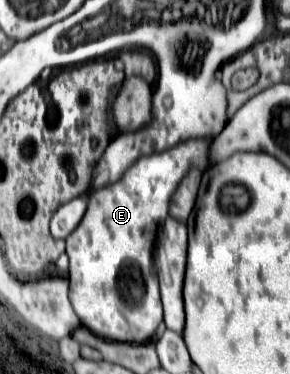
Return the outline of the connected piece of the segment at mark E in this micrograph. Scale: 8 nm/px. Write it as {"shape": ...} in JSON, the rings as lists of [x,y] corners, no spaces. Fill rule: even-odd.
{"shape":[[[187,139],[171,149],[161,153],[151,153],[139,157],[125,175],[103,189],[91,191],[89,207],[77,229],[67,237],[67,255],[69,255],[69,299],[79,315],[81,323],[95,333],[97,337],[111,341],[127,341],[127,343],[145,343],[151,341],[159,323],[163,321],[163,307],[159,299],[157,273],[153,263],[153,245],[157,231],[165,217],[169,215],[169,201],[179,187],[181,179],[189,173],[191,167],[201,171],[209,165],[209,147],[213,139]]]}

